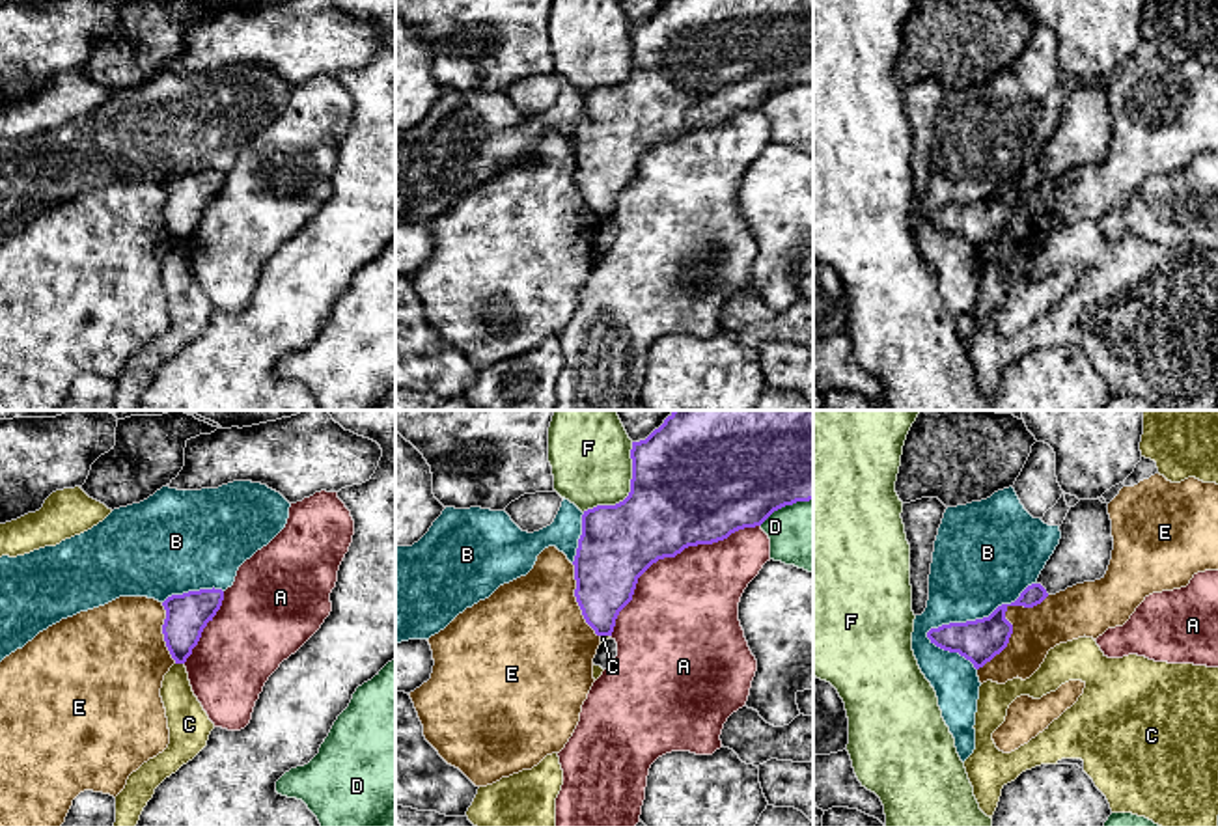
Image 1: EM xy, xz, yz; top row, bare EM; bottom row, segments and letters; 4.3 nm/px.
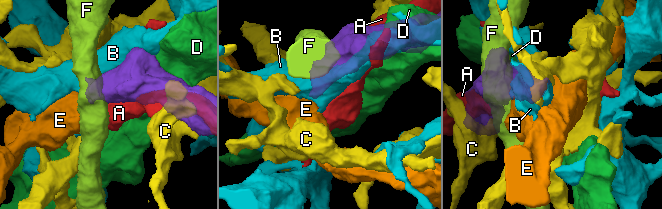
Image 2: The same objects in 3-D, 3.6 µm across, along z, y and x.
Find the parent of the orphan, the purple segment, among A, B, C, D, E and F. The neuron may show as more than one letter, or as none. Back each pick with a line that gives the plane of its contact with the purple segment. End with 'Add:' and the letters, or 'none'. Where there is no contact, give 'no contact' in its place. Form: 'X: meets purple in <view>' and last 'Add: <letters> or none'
Add: none

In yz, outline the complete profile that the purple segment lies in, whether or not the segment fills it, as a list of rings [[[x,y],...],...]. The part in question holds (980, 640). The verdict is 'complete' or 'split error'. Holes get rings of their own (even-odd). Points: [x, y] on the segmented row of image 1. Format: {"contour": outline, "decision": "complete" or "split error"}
{"contour": [[[1099,498],[1080,500],[1069,509],[1059,531],[1059,544],[1037,582],[1028,585],[1015,602],[998,606],[983,619],[931,628],[927,632],[931,643],[944,651],[959,653],[979,669],[1009,643],[1013,634],[1013,625],[1005,619],[1009,606],[1033,608],[1048,595],[1104,578],[1114,550],[1108,503]]], "decision": "split error"}

